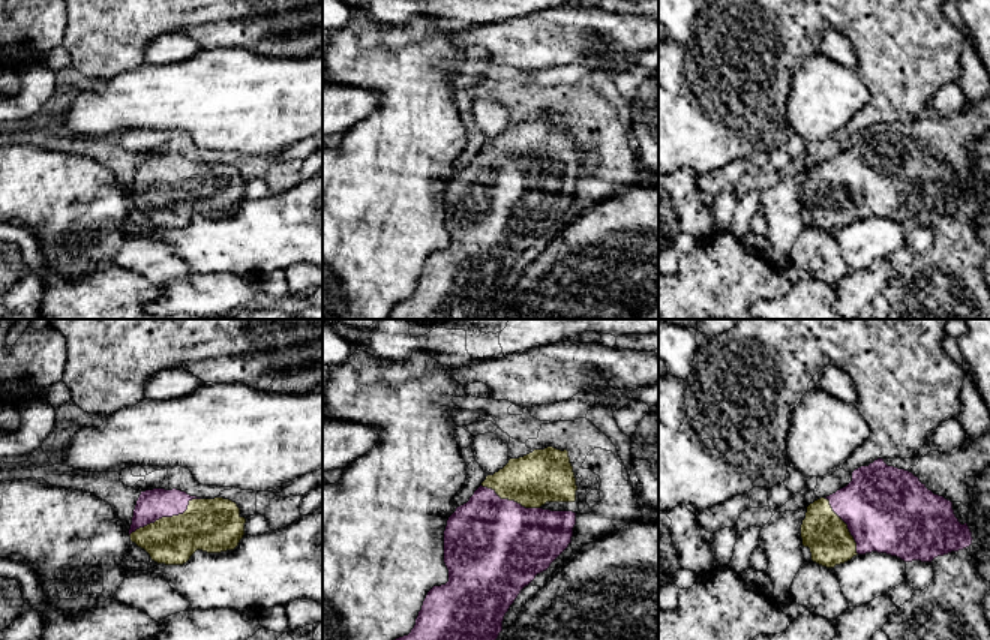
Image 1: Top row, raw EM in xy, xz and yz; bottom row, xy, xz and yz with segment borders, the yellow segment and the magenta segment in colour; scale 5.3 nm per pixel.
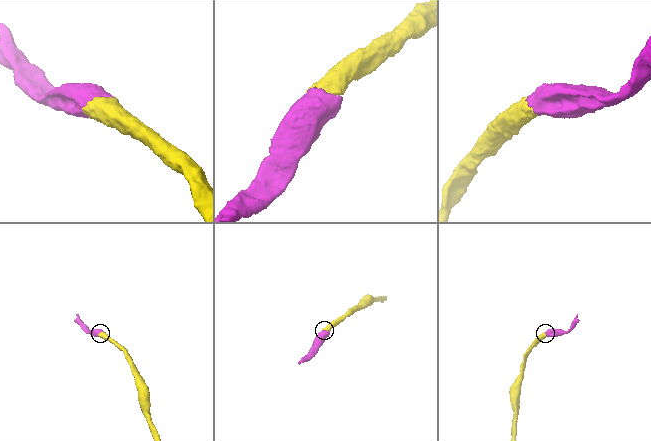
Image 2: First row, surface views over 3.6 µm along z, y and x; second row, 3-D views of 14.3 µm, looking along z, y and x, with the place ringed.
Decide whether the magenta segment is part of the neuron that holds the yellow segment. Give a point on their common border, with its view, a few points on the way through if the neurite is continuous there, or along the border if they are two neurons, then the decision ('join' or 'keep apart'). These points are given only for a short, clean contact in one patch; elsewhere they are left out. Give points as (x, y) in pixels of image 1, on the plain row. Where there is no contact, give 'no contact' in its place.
xy (165, 182) | join

